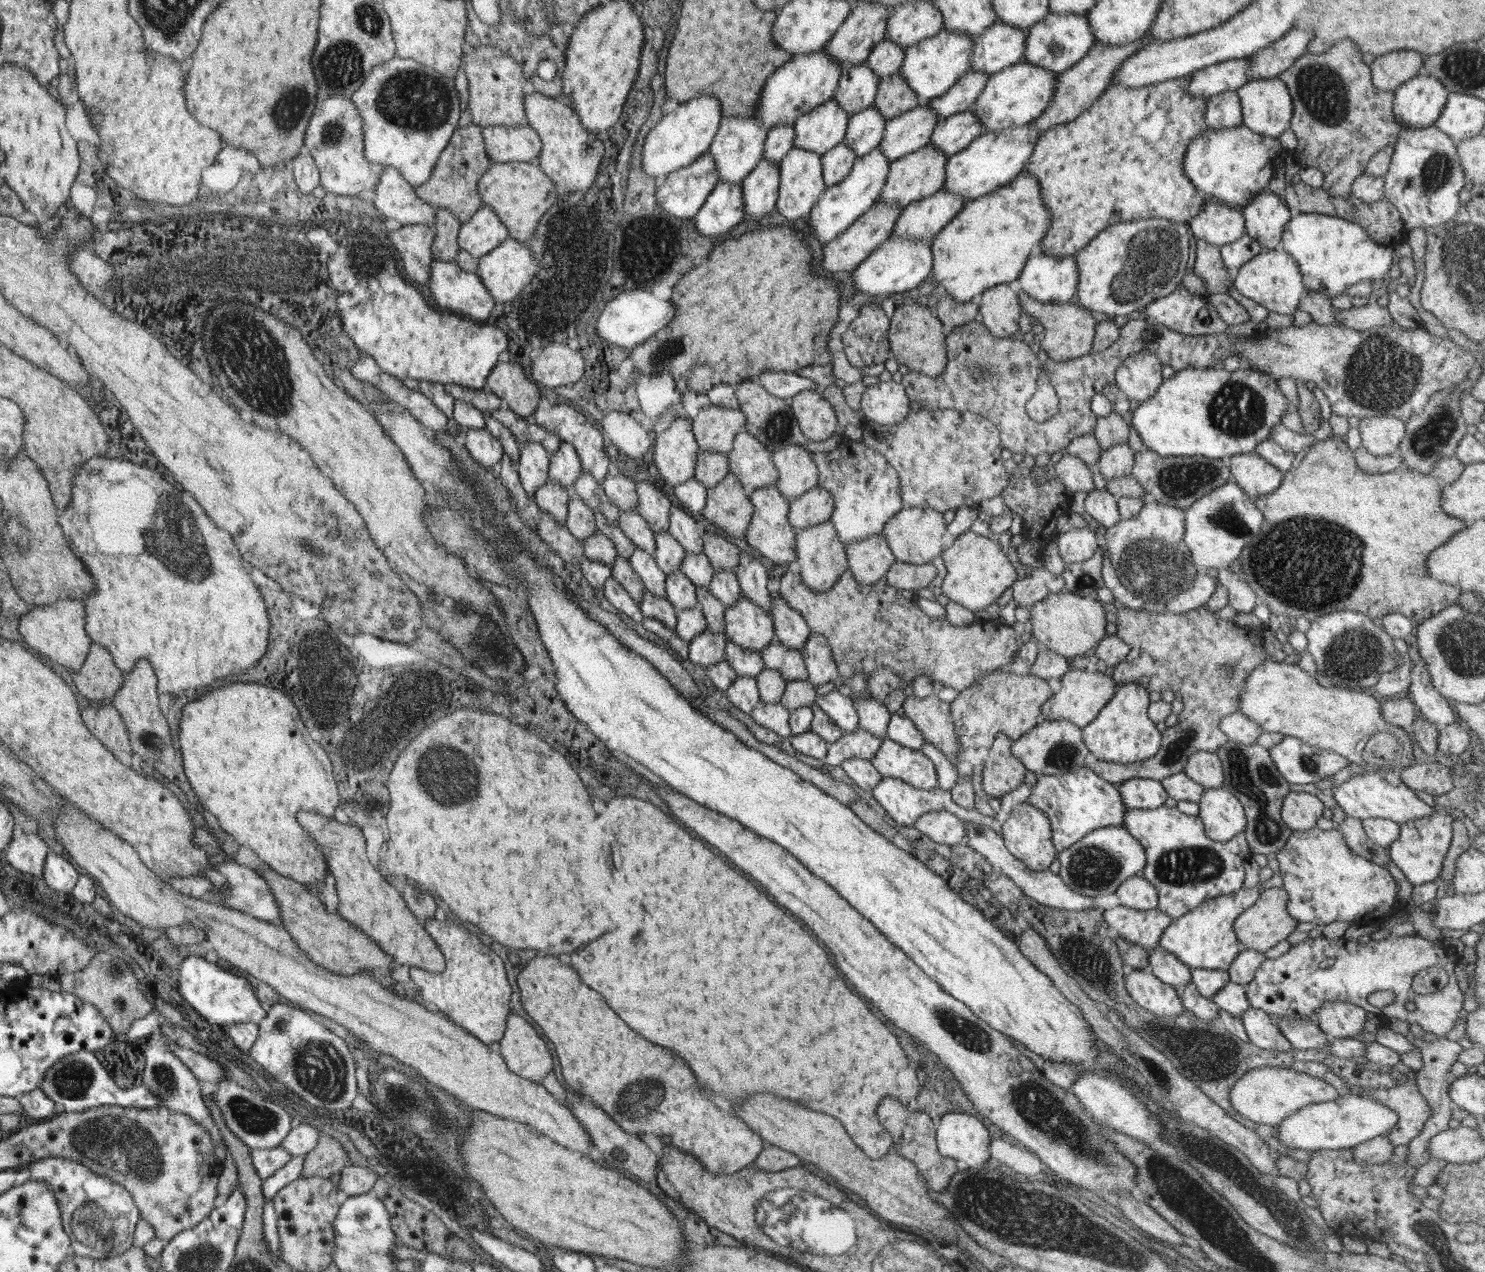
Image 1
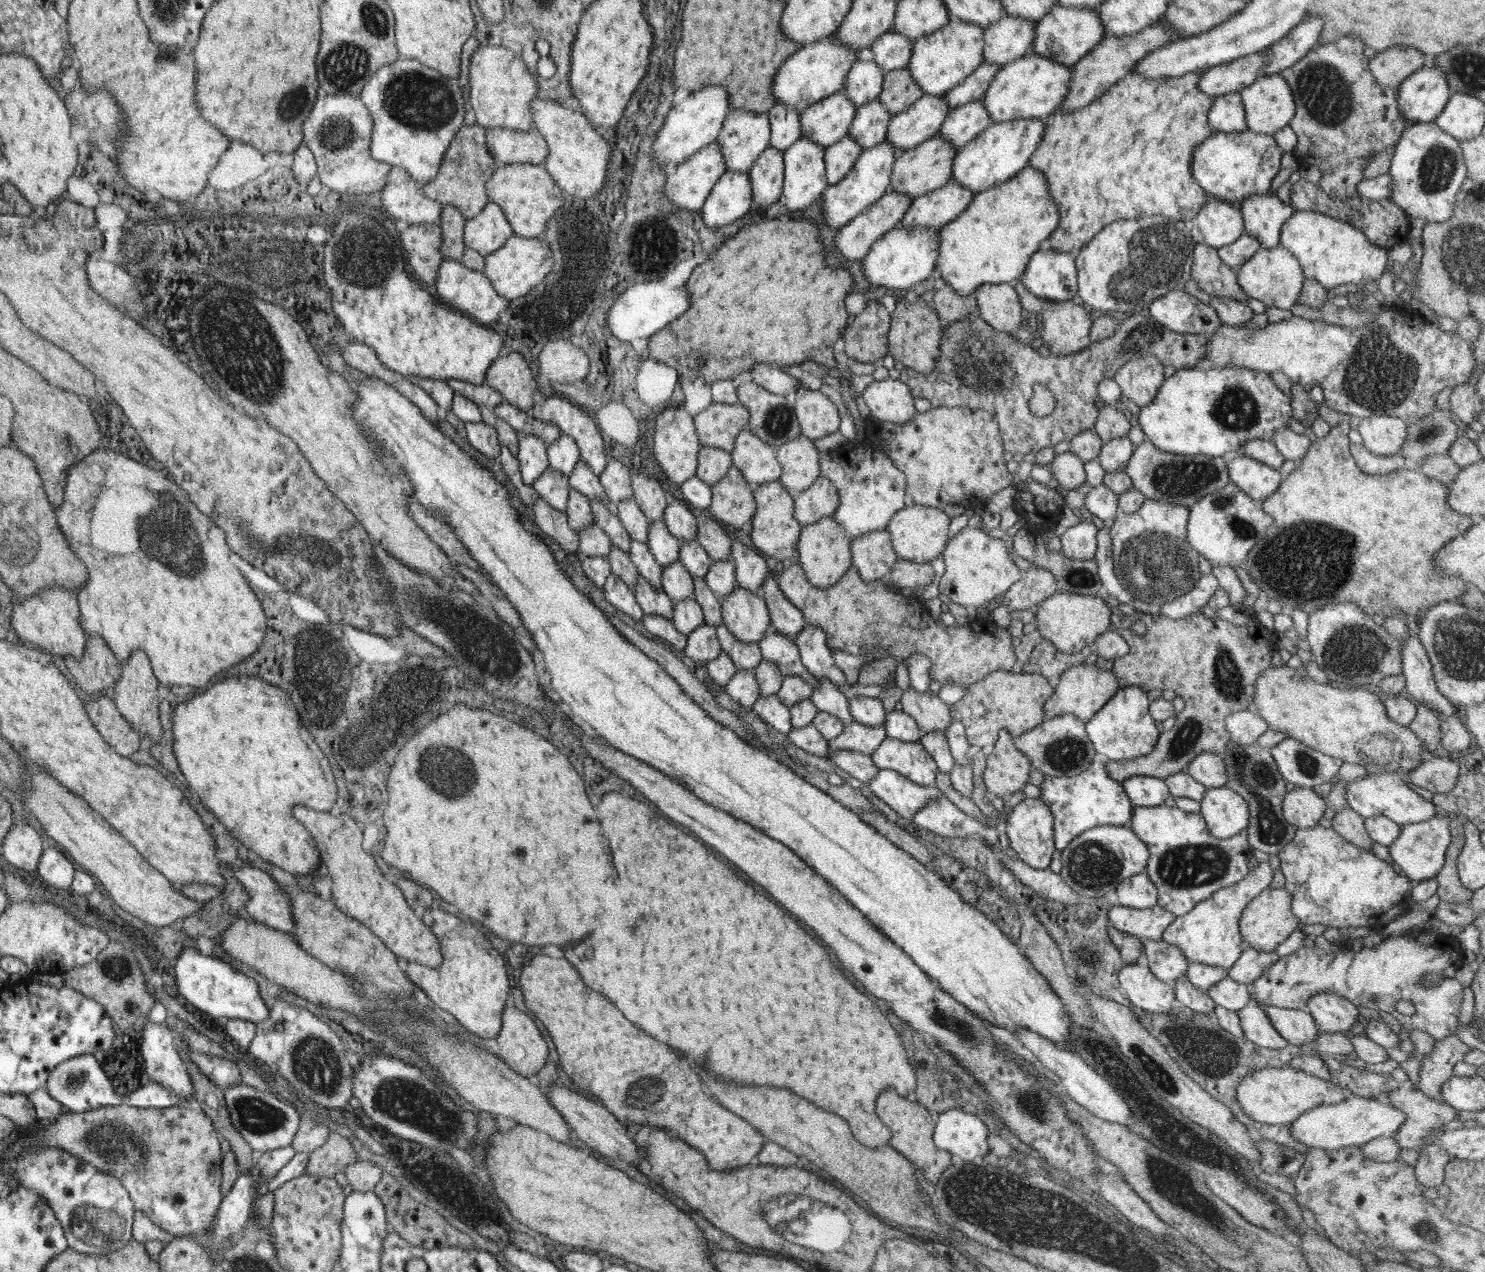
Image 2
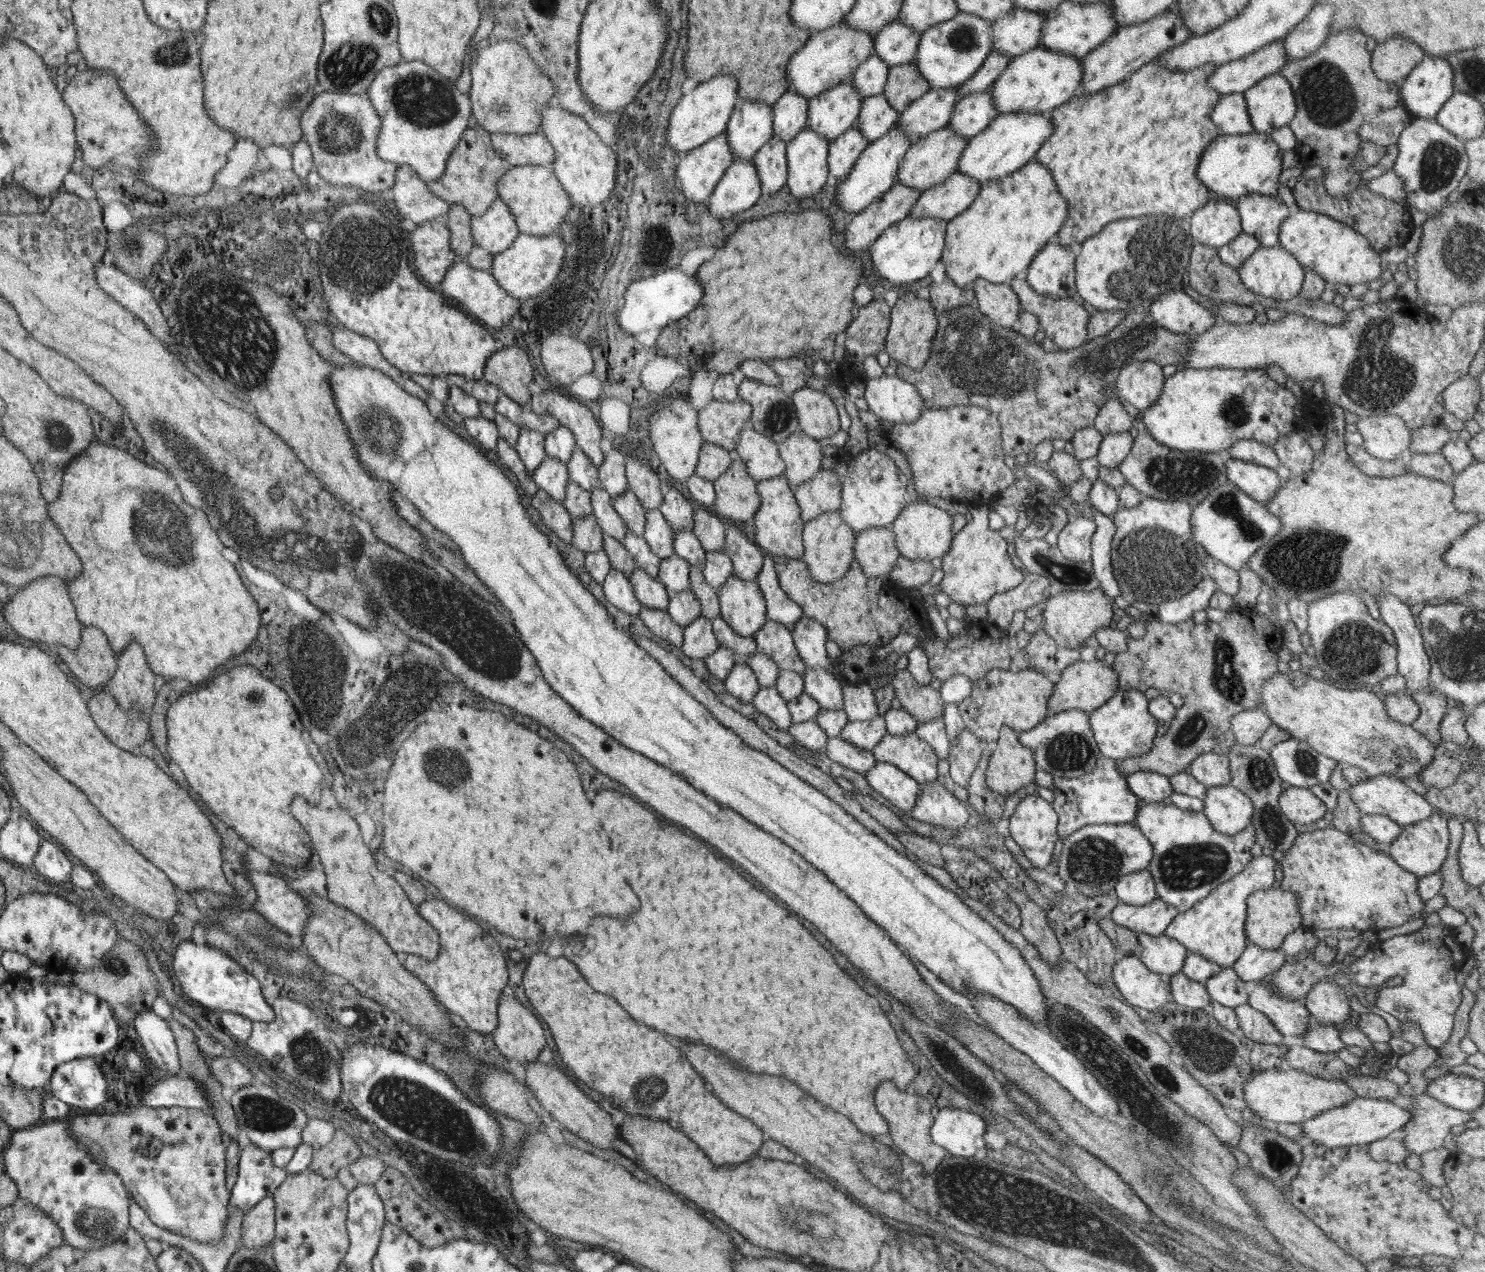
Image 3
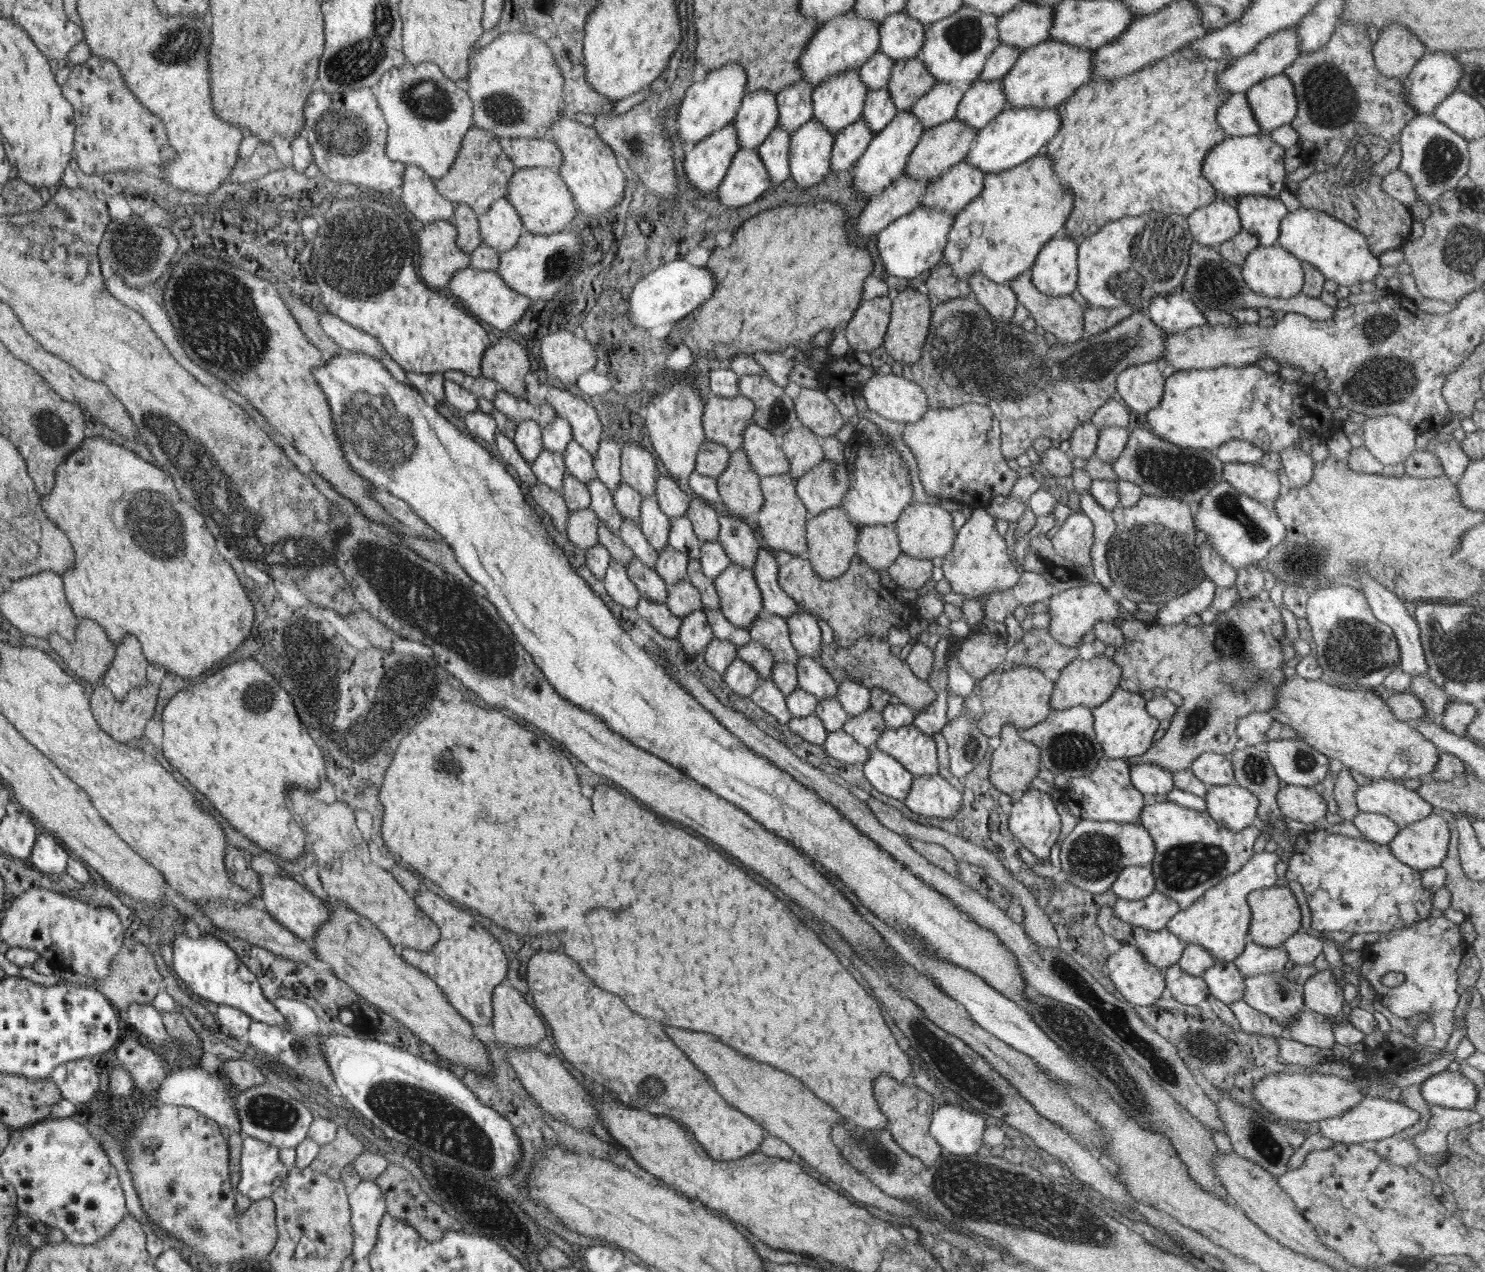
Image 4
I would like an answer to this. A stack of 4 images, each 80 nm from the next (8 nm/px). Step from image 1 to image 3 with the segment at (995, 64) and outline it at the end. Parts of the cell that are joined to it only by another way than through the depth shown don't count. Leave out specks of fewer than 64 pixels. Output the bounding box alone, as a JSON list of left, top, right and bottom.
[992,7,1046,59]

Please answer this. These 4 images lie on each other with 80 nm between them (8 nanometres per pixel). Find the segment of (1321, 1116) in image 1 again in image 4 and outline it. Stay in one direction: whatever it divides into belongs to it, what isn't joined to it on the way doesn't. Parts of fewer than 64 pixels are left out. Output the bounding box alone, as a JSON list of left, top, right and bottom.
[1319,1096,1420,1146]

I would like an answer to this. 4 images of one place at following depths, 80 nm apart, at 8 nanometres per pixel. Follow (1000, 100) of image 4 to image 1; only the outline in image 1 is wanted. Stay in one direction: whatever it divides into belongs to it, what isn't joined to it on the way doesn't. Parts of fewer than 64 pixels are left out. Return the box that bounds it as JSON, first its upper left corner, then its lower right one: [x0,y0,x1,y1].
[930,109,982,158]

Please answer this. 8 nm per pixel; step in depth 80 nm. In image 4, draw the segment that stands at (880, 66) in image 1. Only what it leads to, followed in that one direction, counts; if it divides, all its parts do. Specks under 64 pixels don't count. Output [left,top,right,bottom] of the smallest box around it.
[878,10,925,62]

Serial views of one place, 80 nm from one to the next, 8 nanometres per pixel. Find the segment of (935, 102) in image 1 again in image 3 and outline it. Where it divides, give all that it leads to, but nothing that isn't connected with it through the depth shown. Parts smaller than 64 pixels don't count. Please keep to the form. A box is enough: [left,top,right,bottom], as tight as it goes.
[956,51,1011,99]

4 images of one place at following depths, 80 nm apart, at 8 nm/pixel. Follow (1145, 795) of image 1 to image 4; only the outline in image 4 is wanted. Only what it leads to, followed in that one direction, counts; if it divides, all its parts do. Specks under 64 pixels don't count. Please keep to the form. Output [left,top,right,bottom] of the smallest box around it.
[1129,764,1175,794]

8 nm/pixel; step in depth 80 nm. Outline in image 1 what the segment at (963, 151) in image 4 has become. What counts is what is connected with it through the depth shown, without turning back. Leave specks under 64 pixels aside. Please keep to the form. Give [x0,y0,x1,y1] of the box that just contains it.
[876,144,948,208]

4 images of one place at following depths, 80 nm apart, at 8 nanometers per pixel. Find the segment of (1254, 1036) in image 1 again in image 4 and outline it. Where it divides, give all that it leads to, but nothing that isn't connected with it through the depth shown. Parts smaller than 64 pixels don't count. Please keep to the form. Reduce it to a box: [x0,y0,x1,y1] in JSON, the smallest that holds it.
[1229,999,1284,1038]

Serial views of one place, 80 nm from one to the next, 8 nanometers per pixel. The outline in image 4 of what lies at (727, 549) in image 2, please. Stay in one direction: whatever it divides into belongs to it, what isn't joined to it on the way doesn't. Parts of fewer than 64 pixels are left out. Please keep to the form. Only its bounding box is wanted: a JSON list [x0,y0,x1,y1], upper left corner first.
[685,497,720,542]

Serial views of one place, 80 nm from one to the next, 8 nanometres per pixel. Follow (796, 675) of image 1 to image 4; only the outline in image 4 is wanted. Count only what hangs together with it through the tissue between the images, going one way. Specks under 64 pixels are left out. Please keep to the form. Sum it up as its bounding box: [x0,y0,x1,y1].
[749,608,799,666]

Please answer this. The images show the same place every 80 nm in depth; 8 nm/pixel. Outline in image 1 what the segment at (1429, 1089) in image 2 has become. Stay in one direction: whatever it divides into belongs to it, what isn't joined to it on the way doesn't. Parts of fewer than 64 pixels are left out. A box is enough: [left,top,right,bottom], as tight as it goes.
[1406,1037,1466,1166]

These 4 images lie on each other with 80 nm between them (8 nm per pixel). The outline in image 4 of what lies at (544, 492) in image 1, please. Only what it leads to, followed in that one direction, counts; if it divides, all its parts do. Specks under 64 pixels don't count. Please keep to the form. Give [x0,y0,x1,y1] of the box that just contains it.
[531,448,567,491]

